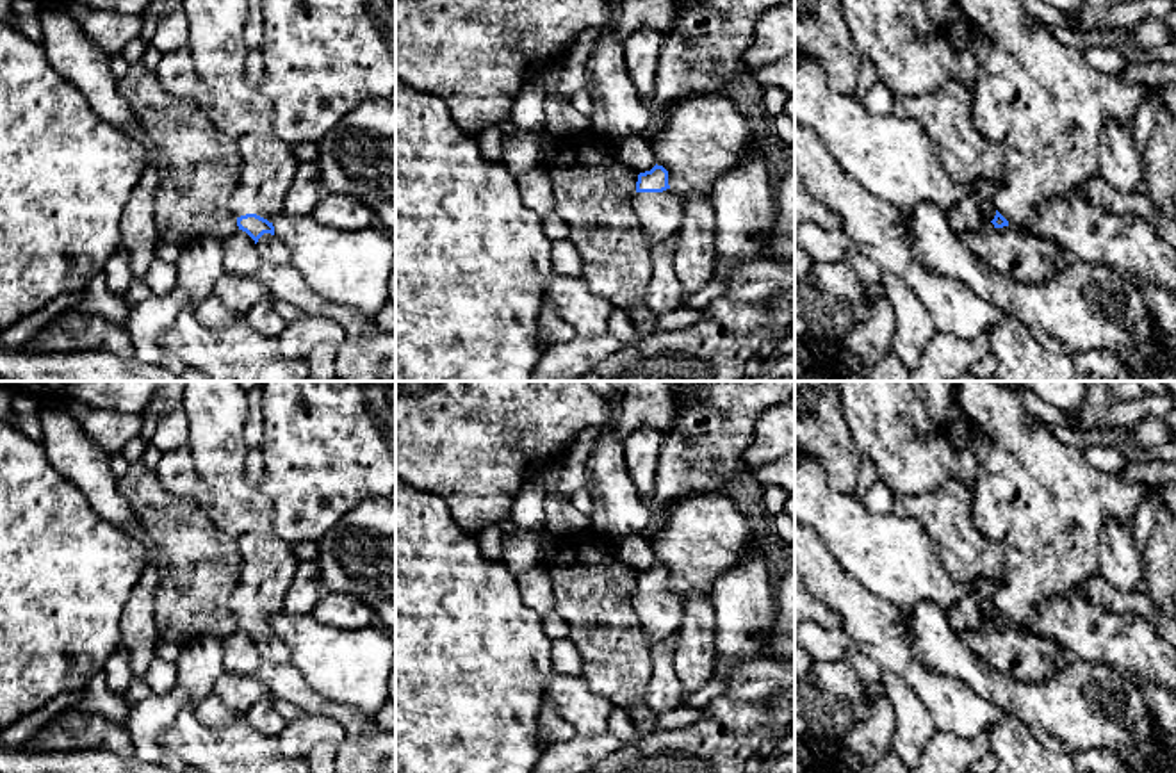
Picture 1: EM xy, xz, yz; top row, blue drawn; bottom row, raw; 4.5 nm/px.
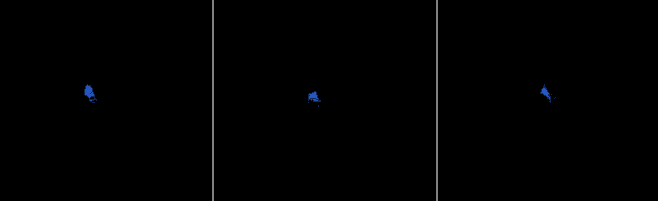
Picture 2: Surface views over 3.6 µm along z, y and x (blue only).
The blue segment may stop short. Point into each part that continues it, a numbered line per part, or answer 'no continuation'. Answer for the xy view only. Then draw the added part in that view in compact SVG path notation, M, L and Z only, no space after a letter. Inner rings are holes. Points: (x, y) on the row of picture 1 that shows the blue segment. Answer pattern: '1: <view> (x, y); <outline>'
1: xy (268, 164); M182 0L182 11L189 20L187 48L200 78L200 89L192 102L210 125L237 144L241 155L239 180L228 205L237 217L257 214L274 223L274 217L285 210L285 196L299 160L294 155L294 146L274 134L273 105L258 87L248 82L248 50L242 37L248 9L248 0Z
2: xy (271, 250); M264 233L257 242L257 249L262 262L280 264L280 265L290 264L290 253L276 235Z

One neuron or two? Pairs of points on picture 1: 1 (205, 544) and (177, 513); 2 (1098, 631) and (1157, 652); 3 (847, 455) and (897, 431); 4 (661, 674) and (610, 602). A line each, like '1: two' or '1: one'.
1: one
2: one
3: two
4: two

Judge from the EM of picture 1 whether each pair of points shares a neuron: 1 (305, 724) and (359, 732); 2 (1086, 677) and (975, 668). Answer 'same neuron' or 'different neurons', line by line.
1: different neurons
2: same neuron

